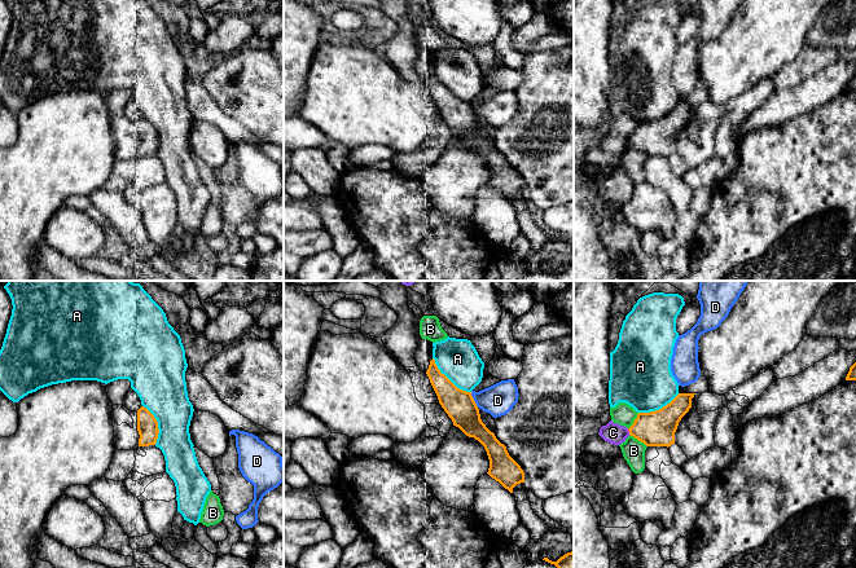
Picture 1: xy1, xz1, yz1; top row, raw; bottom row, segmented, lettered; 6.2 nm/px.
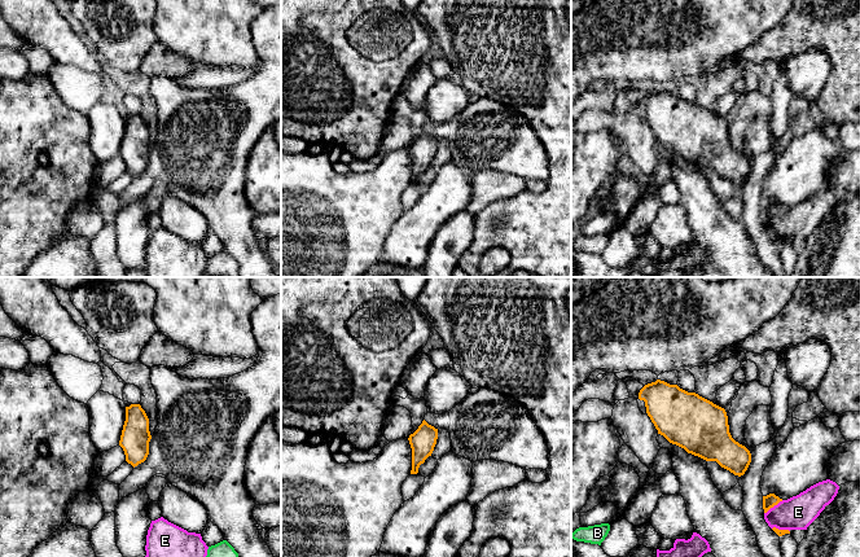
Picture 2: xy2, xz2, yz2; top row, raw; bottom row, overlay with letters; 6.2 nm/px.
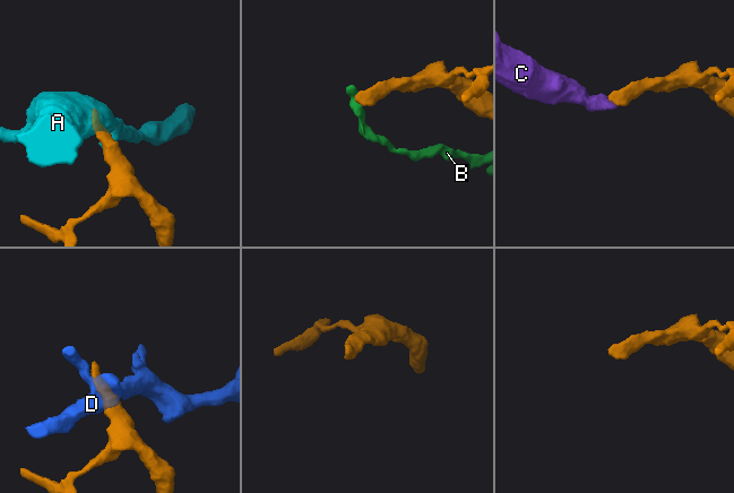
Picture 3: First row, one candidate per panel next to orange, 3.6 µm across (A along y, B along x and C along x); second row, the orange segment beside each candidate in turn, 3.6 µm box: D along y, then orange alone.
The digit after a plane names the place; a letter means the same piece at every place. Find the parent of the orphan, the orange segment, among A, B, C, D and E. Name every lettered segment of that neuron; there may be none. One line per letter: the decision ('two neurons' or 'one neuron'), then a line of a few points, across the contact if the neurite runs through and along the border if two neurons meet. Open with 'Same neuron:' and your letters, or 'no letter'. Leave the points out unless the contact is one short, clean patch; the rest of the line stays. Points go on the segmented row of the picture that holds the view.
Same neuron: C
A: two neurons
B: two neurons
C: one neuron
D: two neurons; line xz1 (470, 392), (478, 406)
E: two neurons; line yz2 (782, 500), (764, 513)

